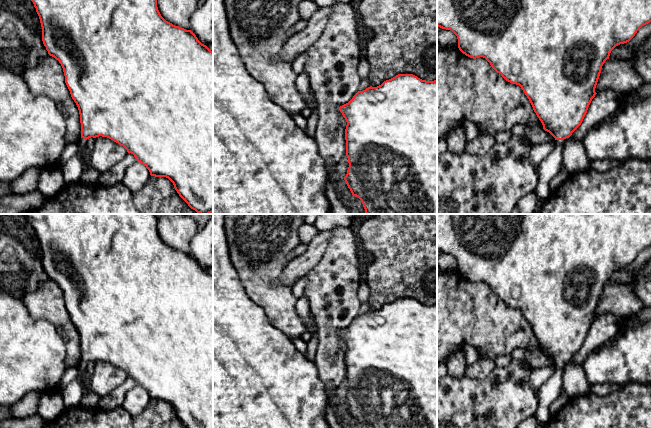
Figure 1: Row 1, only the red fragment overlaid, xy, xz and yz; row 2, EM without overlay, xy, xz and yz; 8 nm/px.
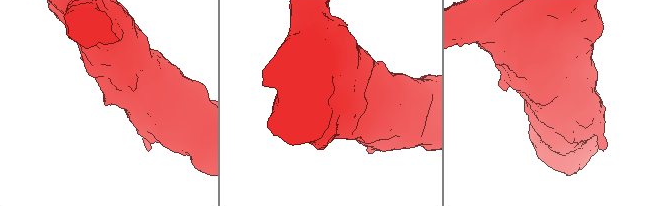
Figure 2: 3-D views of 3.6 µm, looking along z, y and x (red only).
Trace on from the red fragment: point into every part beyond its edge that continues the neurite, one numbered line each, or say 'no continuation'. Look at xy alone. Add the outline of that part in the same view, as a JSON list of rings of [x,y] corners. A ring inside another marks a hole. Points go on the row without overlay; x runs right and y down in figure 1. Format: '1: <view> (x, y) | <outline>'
1: xy (81, 378) | [[[80,362],[78,365],[78,368],[79,368],[79,375],[77,377],[77,380],[85,389],[86,387],[86,364],[83,362]]]

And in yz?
1: yz (549, 392) | [[[555,364],[553,374],[539,388],[539,406],[534,414],[538,425],[546,425],[549,422],[549,407],[563,393],[563,365]]]

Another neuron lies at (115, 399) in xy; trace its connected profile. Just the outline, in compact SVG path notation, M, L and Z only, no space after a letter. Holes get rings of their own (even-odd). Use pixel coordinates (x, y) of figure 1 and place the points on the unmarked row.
M128 377L120 386L114 389L110 394L102 397L97 404L97 408L103 411L111 411L122 406L125 395L137 384L133 378Z

